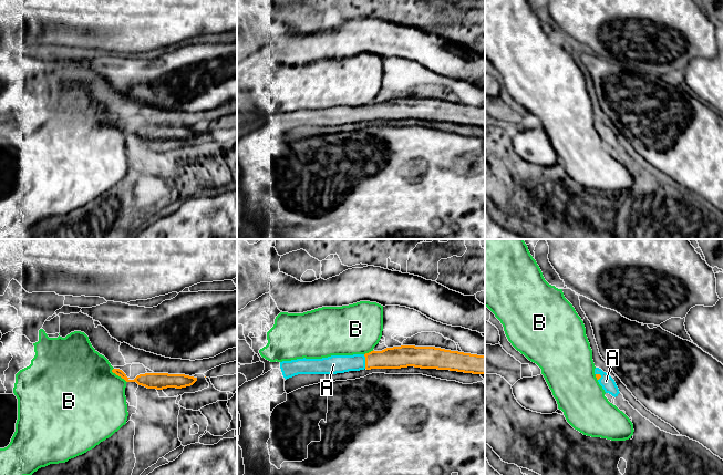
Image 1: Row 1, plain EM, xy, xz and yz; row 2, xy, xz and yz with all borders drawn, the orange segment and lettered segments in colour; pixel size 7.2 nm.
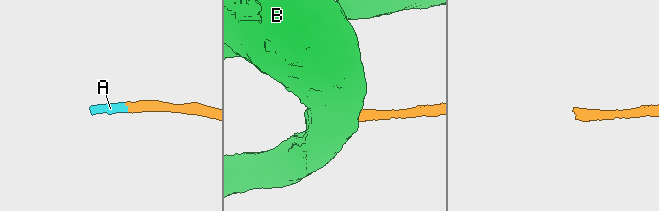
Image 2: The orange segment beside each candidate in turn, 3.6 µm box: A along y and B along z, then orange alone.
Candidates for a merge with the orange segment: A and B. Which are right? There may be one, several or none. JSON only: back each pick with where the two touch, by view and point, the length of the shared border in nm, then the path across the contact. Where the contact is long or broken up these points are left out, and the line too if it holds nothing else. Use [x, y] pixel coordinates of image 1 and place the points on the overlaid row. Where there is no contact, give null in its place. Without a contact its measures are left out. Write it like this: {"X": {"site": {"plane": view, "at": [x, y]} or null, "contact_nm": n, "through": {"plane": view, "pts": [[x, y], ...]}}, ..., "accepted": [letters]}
{"A": {"site": {"plane": "xz", "at": [365, 361]}, "contact_nm": 110, "through": {"plane": "xz", "pts": [[398, 357], [365, 361], [333, 364]]}}, "accepted": ["A"]}

